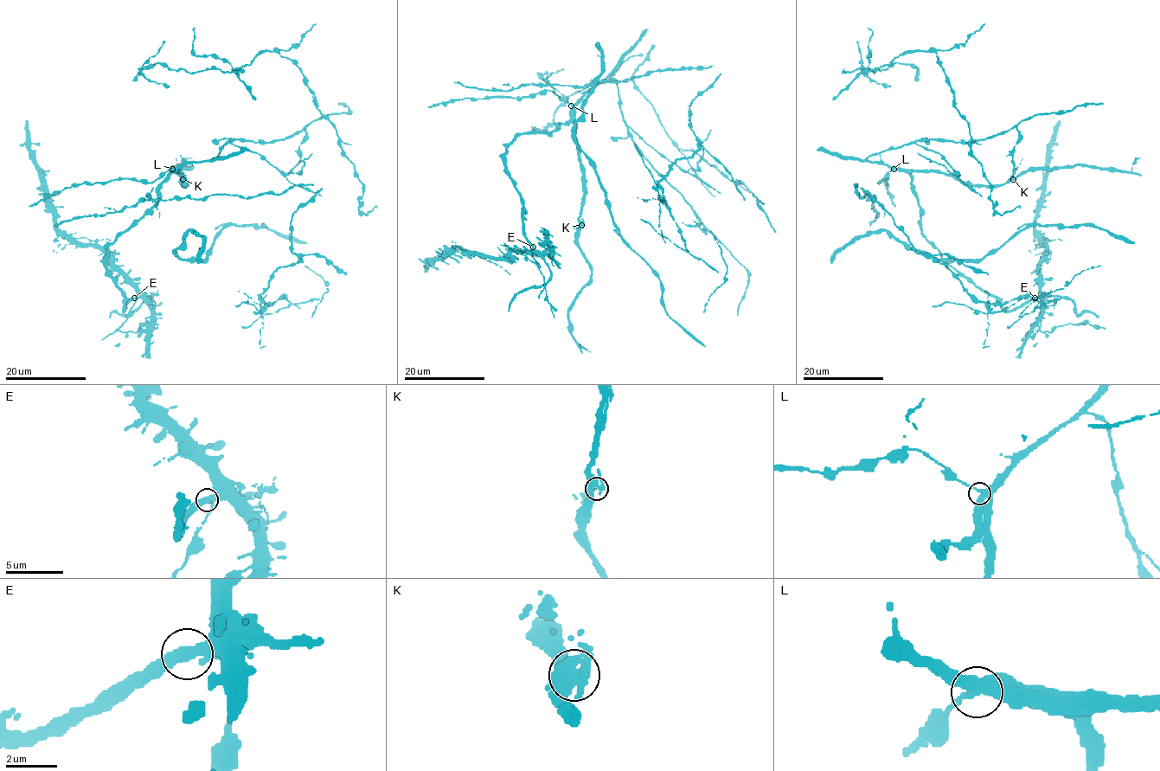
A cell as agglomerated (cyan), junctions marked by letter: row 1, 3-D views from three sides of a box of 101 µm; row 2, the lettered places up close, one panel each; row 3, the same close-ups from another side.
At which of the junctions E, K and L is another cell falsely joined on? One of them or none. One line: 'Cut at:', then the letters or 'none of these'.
Cut at: E

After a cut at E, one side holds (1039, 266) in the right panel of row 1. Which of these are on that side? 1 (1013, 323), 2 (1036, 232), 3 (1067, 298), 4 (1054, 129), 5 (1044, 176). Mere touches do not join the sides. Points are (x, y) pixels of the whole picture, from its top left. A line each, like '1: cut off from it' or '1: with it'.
1: cut off from it
2: with it
3: with it
4: with it
5: with it

